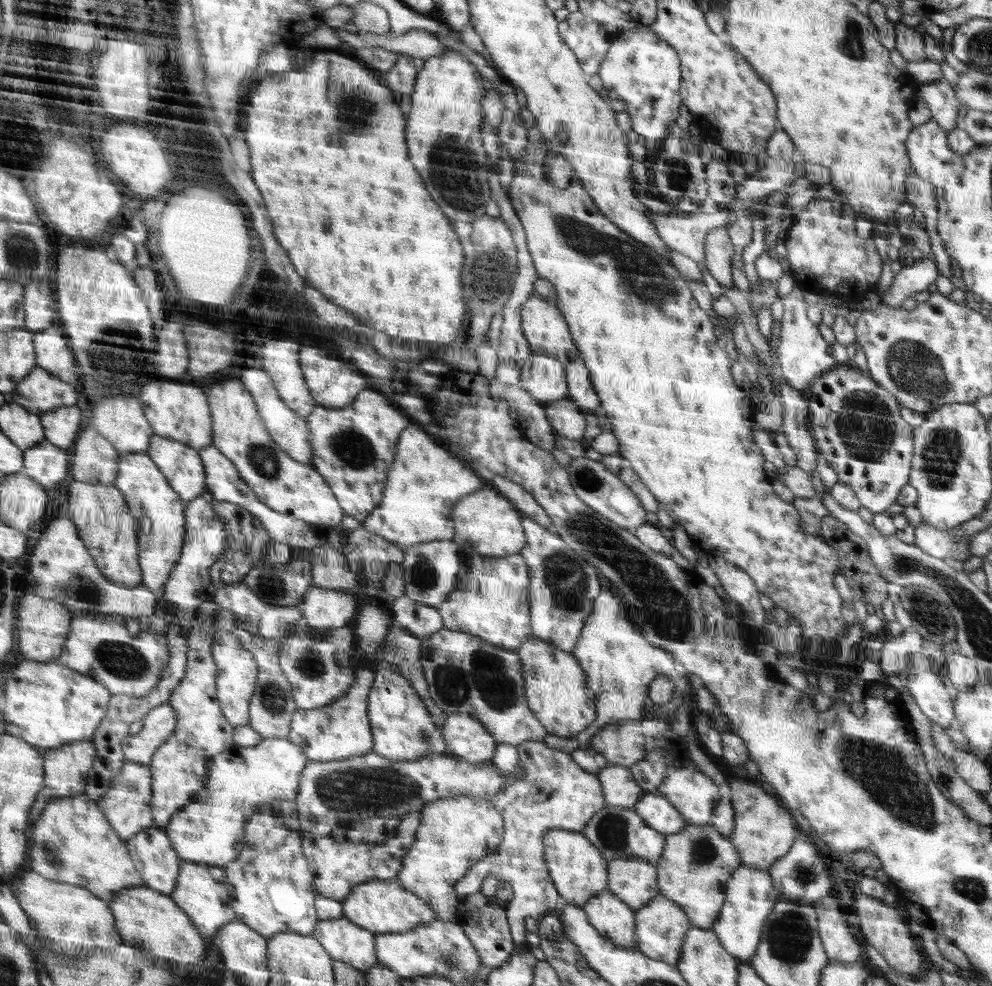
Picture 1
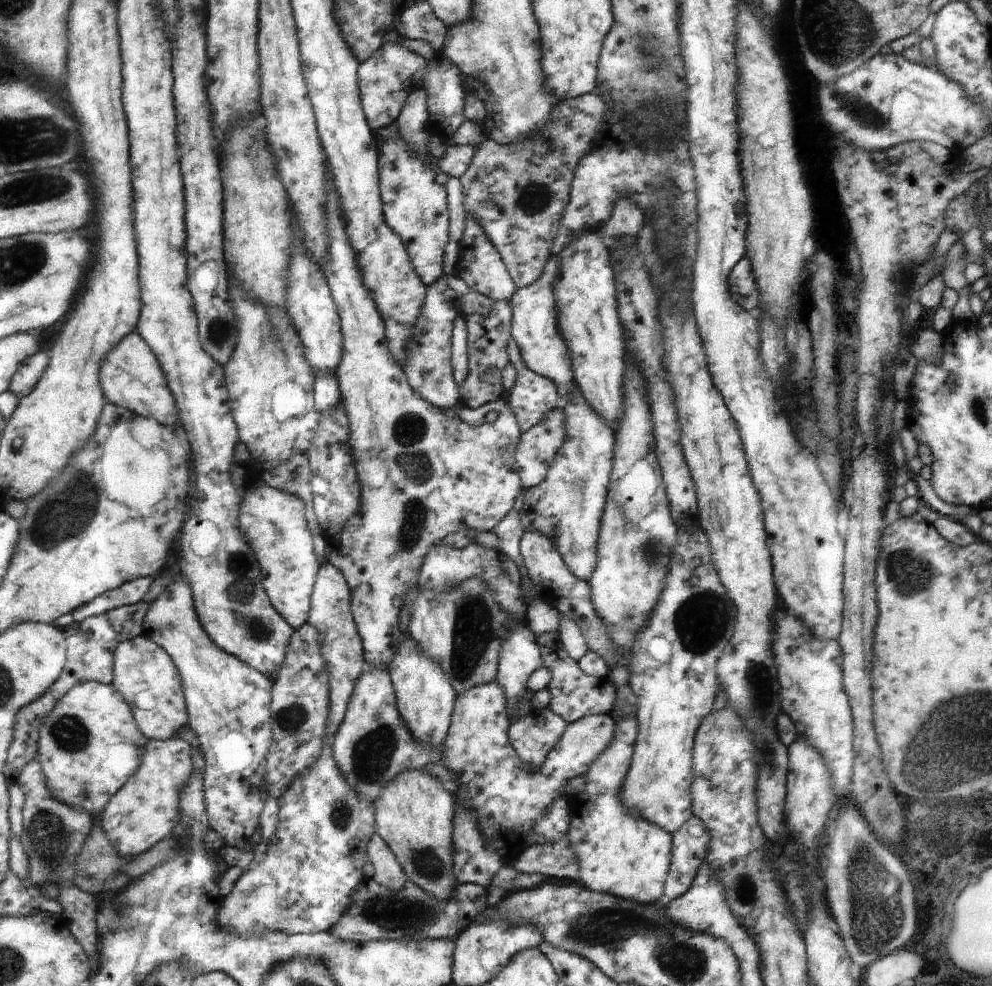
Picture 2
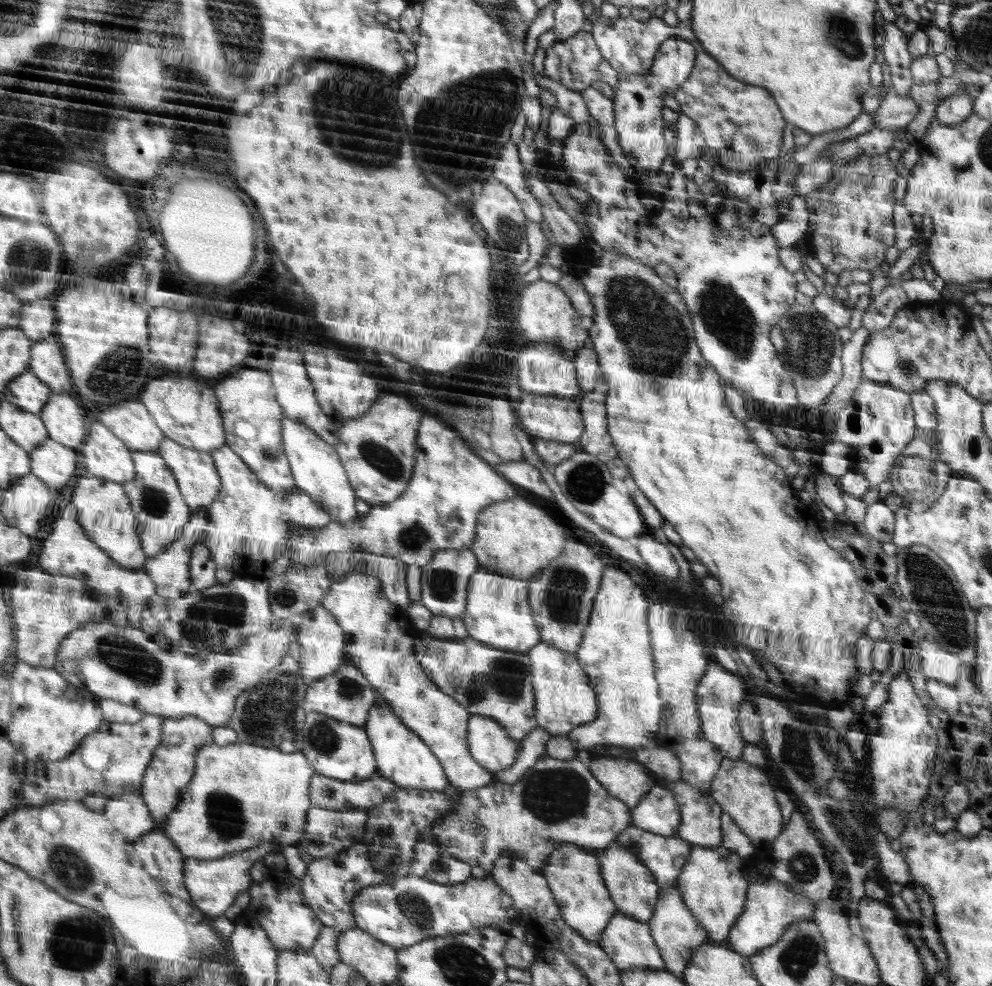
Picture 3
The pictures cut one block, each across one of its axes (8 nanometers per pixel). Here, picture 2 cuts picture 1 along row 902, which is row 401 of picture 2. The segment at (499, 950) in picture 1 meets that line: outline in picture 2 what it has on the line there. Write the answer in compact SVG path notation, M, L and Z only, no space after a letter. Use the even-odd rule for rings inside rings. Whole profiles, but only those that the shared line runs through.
M496 301L488 316L465 315L467 326L467 373L461 382L462 406L478 408L506 396L503 373L509 364L506 346L512 335L513 307L509 301Z

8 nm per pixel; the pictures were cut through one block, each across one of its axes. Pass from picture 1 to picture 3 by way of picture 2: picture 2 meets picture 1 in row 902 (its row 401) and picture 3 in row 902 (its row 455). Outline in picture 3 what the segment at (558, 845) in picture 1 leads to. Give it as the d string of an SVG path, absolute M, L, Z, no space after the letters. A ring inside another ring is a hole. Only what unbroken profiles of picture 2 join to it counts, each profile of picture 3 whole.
M565 843L550 853L548 864L541 873L548 880L549 889L556 895L557 905L561 914L574 930L585 939L600 943L606 925L618 912L616 903L610 898L604 879L600 874L600 859L595 849Z

